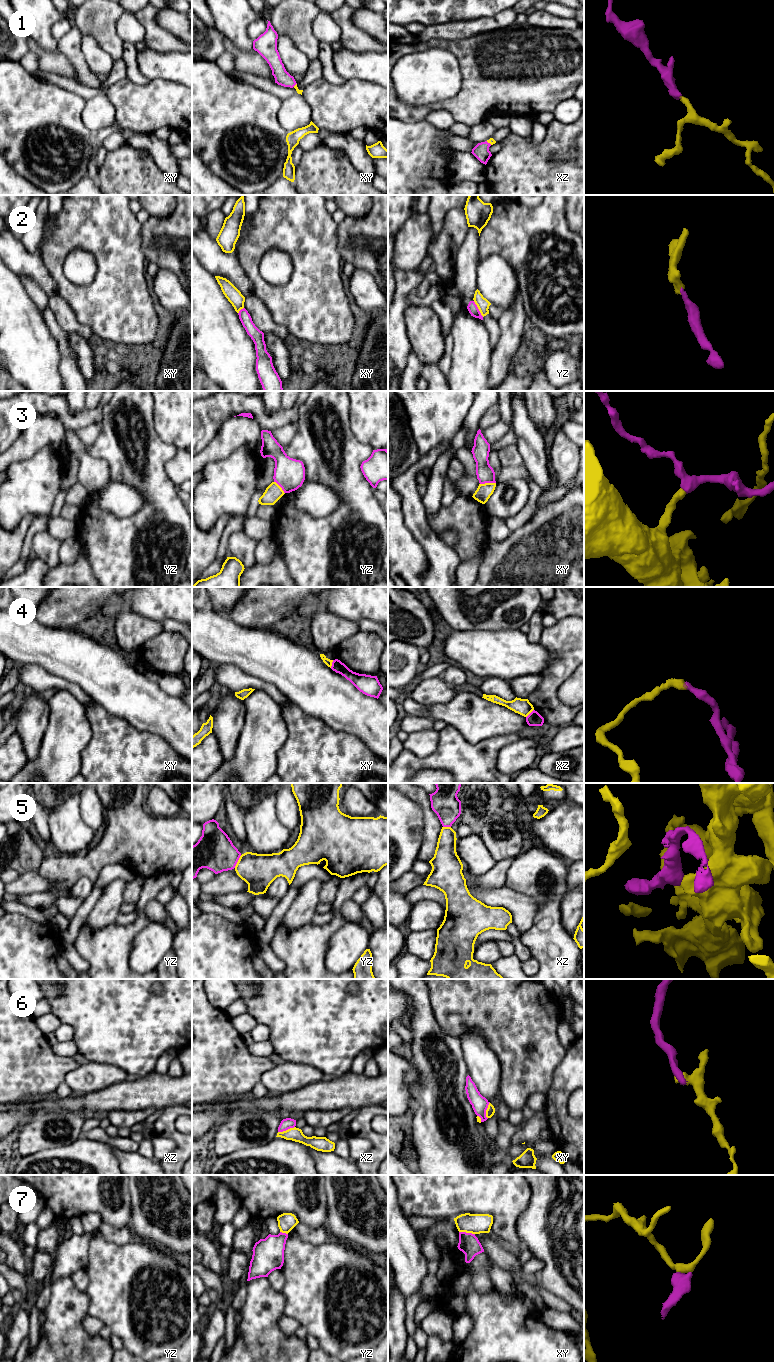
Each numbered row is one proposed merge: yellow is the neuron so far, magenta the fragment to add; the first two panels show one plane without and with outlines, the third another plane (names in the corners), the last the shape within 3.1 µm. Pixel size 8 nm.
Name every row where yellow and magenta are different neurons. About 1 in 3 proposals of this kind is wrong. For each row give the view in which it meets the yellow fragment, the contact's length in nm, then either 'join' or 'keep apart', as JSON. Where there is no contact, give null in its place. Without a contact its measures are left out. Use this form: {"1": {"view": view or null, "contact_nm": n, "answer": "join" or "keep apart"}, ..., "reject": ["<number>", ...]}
{"1": {"view": "xz", "contact_nm": 50, "answer": "join"}, "2": {"view": "yz", "contact_nm": 150, "answer": "keep apart"}, "3": {"view": "xy", "contact_nm": 130, "answer": "keep apart"}, "4": {"view": "xy", "contact_nm": 70, "answer": "keep apart"}, "5": {"view": "yz", "contact_nm": 120, "answer": "keep apart"}, "6": {"view": "xz", "contact_nm": 140, "answer": "keep apart"}, "7": {"view": "xy", "contact_nm": 130, "answer": "keep apart"}, "reject": ["2", "3", "4", "5", "6", "7"]}

